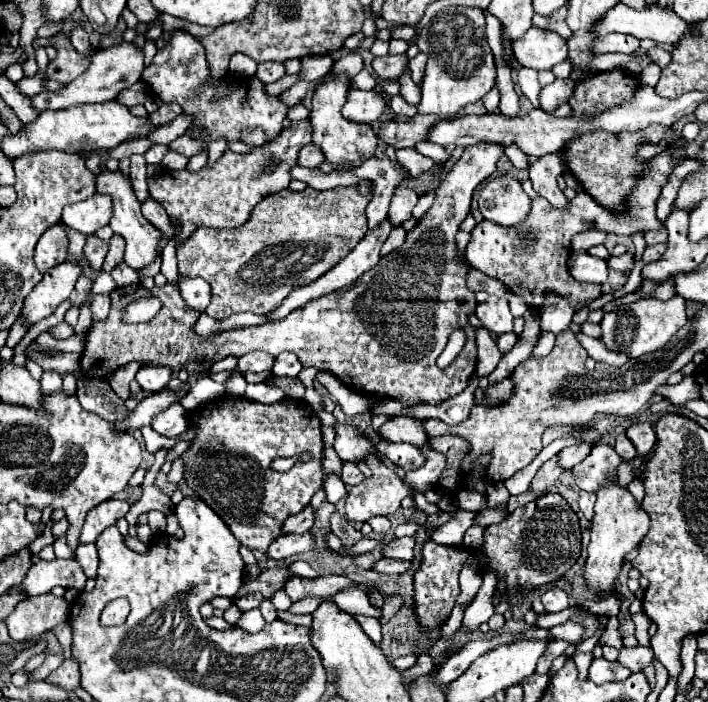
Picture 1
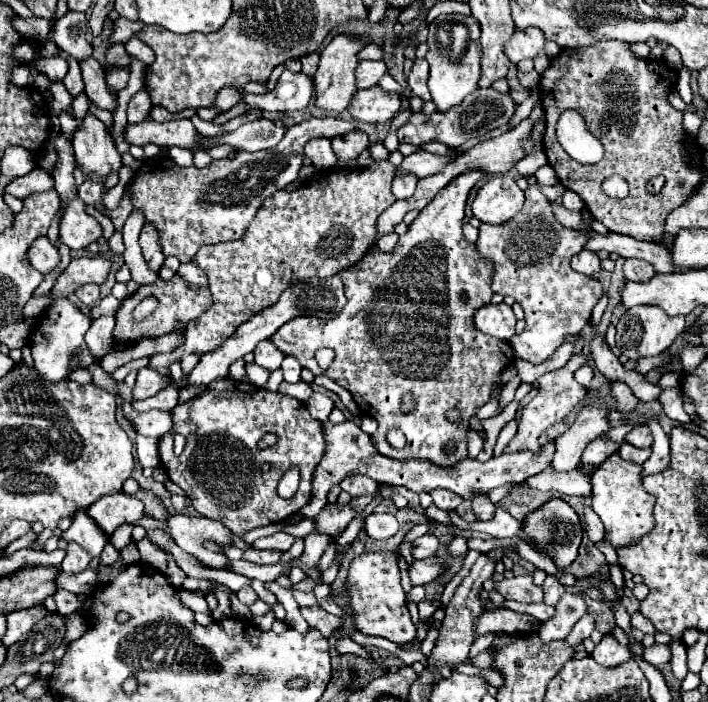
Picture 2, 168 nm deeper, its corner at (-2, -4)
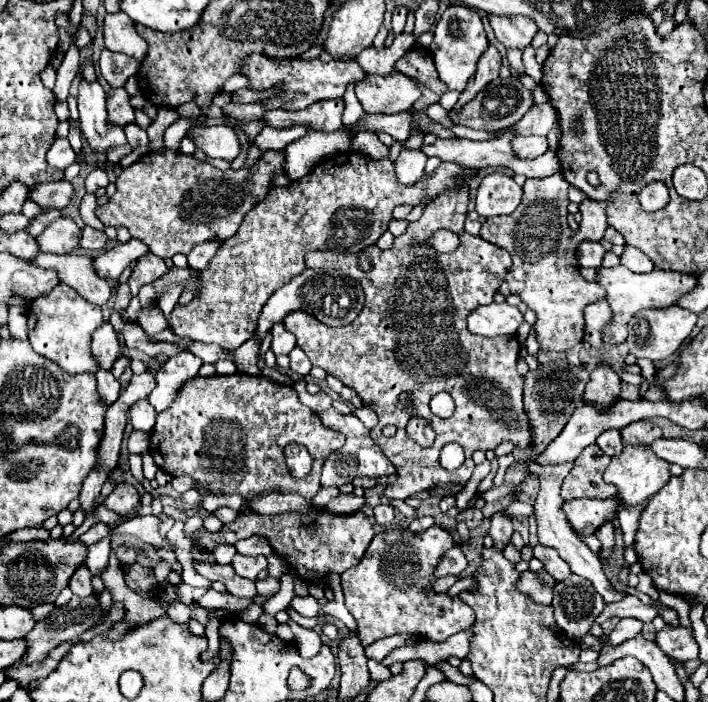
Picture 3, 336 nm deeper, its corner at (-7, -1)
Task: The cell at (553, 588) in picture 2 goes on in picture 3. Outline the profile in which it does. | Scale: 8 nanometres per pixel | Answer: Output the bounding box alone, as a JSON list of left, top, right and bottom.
[534,545,572,581]

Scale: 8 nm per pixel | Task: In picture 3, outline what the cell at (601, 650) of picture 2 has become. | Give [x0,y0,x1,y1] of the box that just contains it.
[606,619,644,645]

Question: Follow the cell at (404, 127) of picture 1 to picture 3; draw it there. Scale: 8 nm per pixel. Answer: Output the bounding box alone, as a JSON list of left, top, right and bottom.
[450,77,532,131]

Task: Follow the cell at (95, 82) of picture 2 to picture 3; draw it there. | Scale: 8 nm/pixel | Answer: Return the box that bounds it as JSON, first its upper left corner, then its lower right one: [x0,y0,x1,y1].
[108,89,134,127]

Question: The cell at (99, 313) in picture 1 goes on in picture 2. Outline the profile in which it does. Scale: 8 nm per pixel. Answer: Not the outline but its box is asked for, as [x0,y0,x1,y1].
[85,316,113,358]

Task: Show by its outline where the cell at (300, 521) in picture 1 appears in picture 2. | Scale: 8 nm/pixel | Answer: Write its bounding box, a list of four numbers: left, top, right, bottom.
[253,532,297,552]

